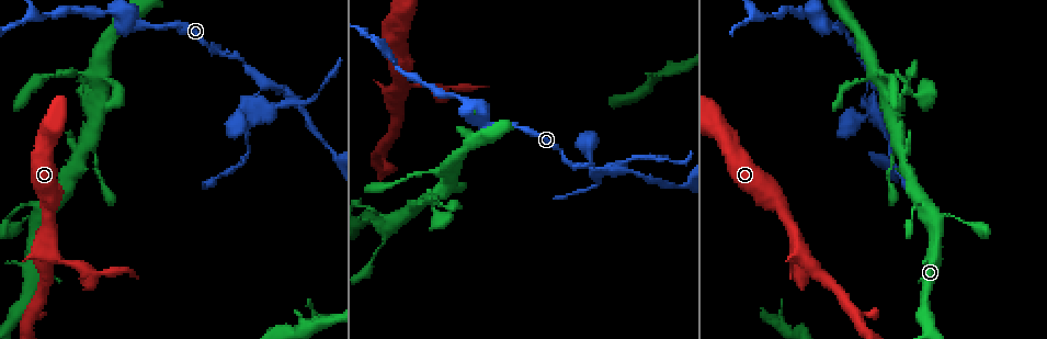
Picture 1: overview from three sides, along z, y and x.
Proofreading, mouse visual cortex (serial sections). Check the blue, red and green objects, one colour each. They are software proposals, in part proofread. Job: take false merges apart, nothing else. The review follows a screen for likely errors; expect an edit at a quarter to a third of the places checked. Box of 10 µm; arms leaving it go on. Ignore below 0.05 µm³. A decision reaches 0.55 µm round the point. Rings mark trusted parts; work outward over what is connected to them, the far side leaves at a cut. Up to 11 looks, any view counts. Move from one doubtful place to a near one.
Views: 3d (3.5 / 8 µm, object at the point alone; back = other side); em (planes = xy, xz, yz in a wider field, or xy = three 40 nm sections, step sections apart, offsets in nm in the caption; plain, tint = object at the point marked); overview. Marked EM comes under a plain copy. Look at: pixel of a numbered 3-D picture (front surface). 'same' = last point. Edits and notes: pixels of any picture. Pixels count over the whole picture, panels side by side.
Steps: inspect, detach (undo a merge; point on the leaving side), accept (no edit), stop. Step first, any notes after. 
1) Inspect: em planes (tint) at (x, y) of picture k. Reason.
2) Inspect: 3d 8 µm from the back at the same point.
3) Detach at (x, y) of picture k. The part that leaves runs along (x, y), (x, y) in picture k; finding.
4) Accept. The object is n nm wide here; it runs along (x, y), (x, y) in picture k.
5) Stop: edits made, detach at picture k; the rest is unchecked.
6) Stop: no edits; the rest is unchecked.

Inspect: 3d 3.5 µm from the back at (756, 16) of picture 1. Arms part here.

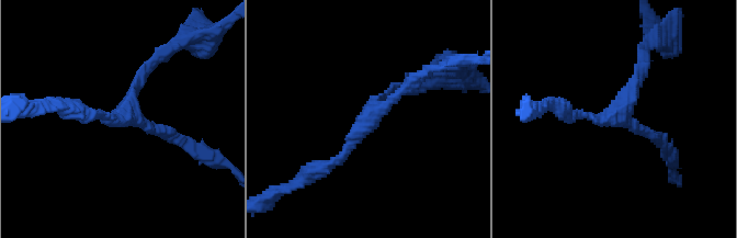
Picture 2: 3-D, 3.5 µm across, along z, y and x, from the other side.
Inspect: em planes (tint) at (128, 117) of picture 2. 3 arms meet here; the arms are 150, 150, 150 nm wide; shape alone is not enough.

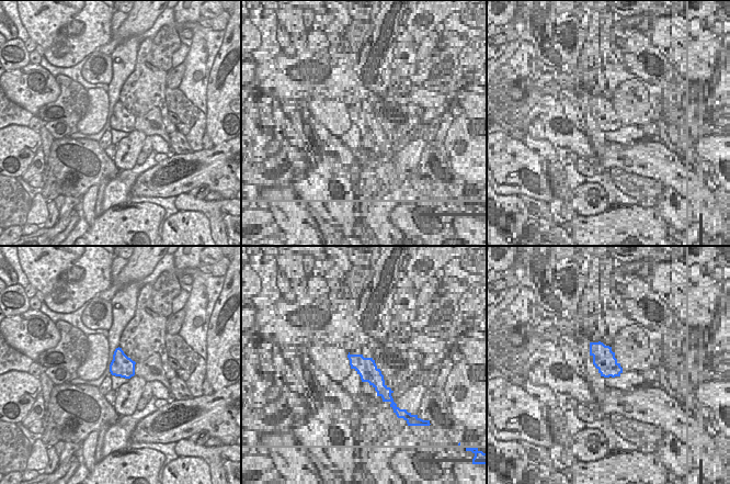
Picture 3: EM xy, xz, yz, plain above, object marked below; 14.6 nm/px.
Accept. It runs along (325, 167), (426, 71) in picture 2; one cell here.

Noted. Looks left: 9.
Inspect: 3d 8 µm from the back at (611, 166) of picture 1. Arms run side by side.

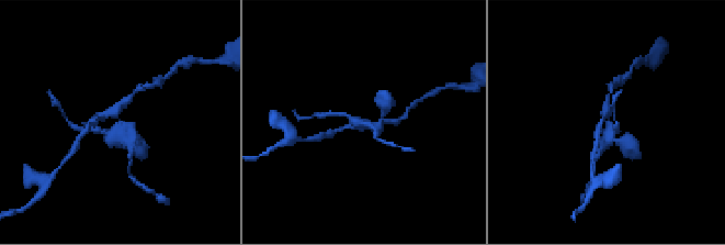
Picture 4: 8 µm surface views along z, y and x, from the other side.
Inspect: em xy step 1 (tint) at the same point.

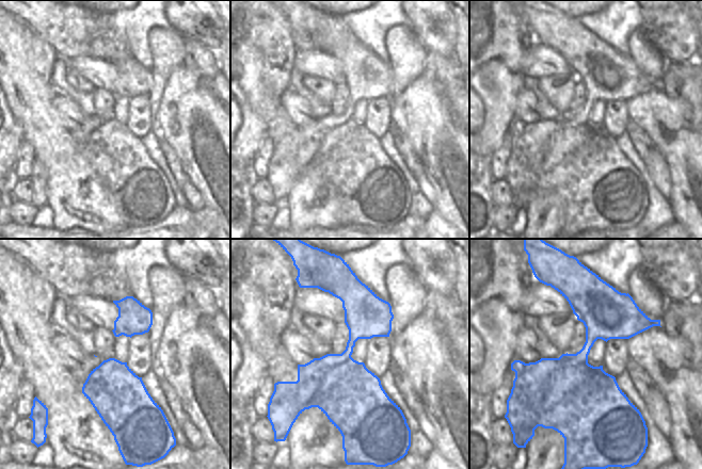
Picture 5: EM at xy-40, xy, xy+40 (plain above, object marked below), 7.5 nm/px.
Detach at (119, 137) of picture 4. Two cells meet here.

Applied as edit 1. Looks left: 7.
Inspect: 3d 3.5 µm at (329, 145) of picture 1. A narrow waist.

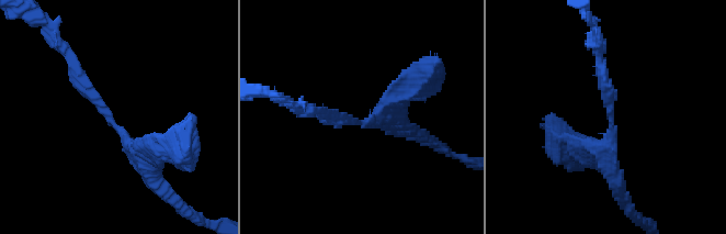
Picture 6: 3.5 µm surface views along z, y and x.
Inspect: em planes (tint) at (111, 124) of picture 6. 3 arms meet here; the arms are 200, 200, 250 nm wide.

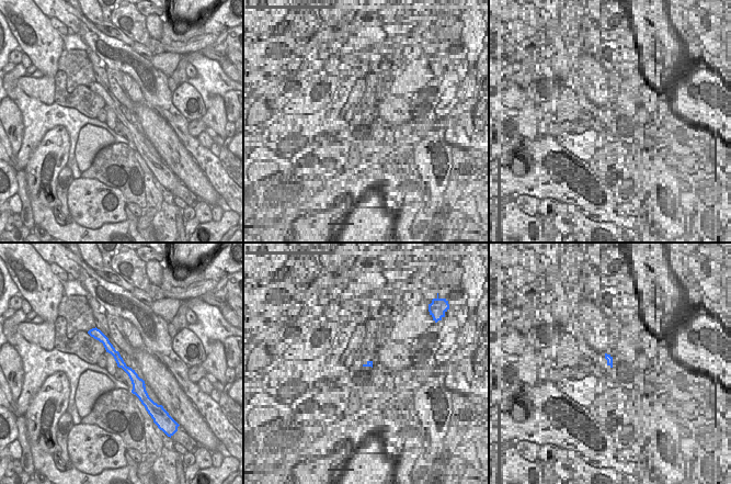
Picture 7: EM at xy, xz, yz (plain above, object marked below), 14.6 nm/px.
Accept. It runs along (70, 65), (151, 180) in picture 6; continuous, no second cell.

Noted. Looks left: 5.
Inspect: 3d 3.5 µm at (935, 221) of picture 1.

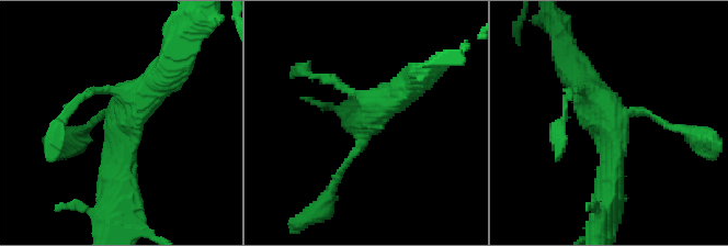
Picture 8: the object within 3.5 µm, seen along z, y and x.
Inspect: em xy step 2 (tint) at (121, 129) of picture 8. 4 arms meet here; the arms are 100, 150, 400, 450 nm wide.

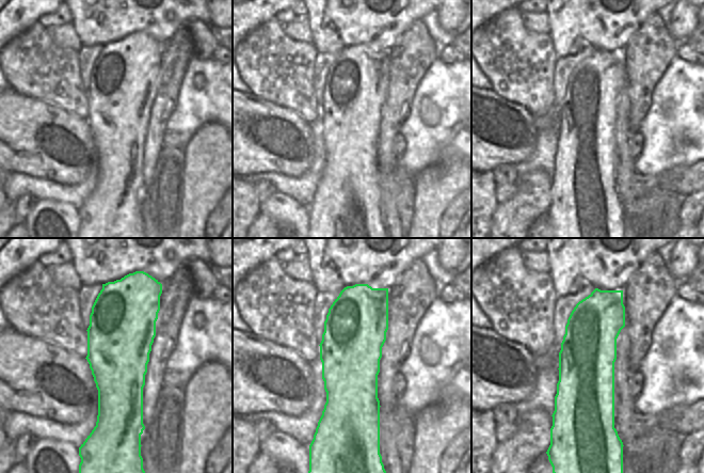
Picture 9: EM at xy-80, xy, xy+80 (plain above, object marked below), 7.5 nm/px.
Accept. It runs along (123, 204), (123, 118), (160, 74) in picture 8; all the same cell.

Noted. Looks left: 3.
Stop: edits made, detach at picture 4; the rest is unchecked.

